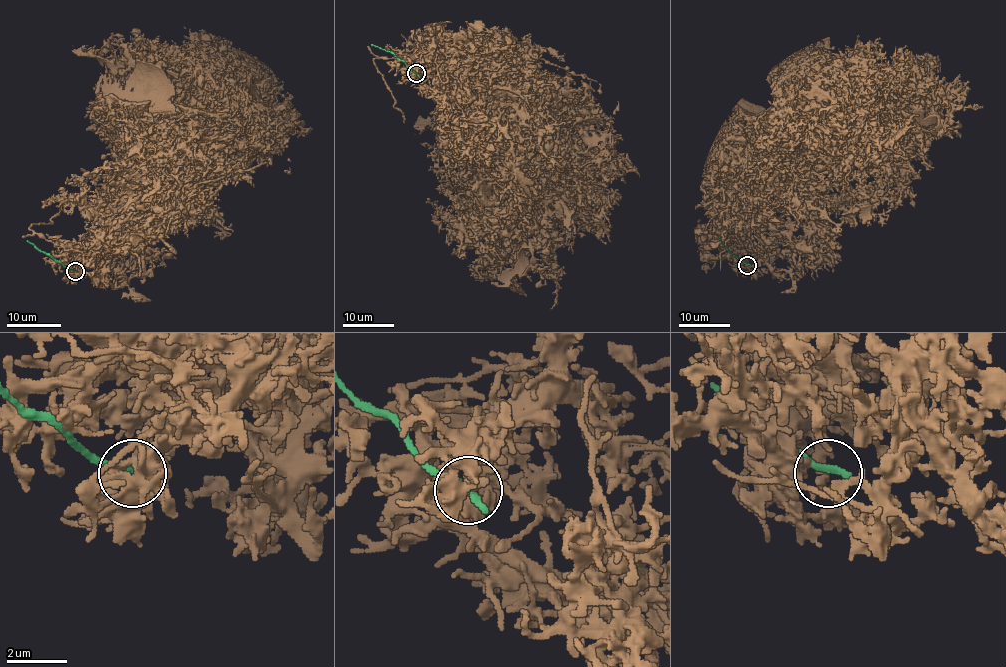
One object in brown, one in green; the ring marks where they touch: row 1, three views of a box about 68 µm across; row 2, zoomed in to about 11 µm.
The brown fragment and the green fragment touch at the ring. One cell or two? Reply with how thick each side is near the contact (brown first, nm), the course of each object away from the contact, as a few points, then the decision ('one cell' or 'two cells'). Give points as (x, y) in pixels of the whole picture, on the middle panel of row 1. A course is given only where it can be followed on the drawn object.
240 nm thick on the brown side, 300 nm on the other; brown runs (415, 73), (423, 65), (463, 68), (486, 91), (514, 111), (512, 113); green runs (416, 73), (392, 53), (372, 44); two cells

